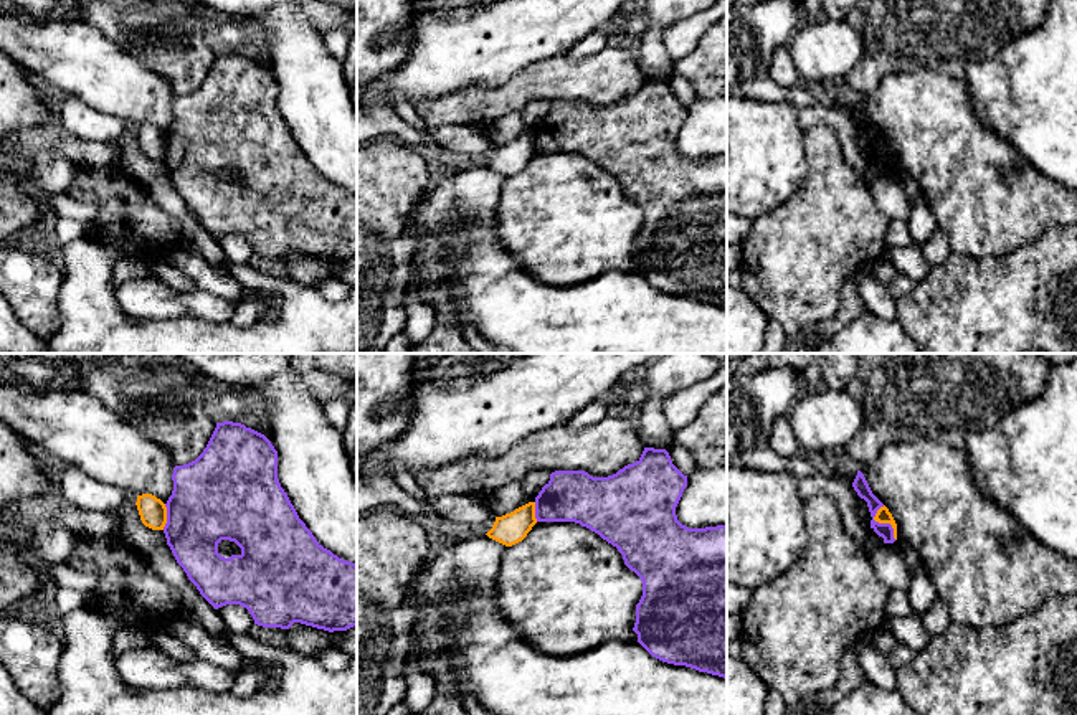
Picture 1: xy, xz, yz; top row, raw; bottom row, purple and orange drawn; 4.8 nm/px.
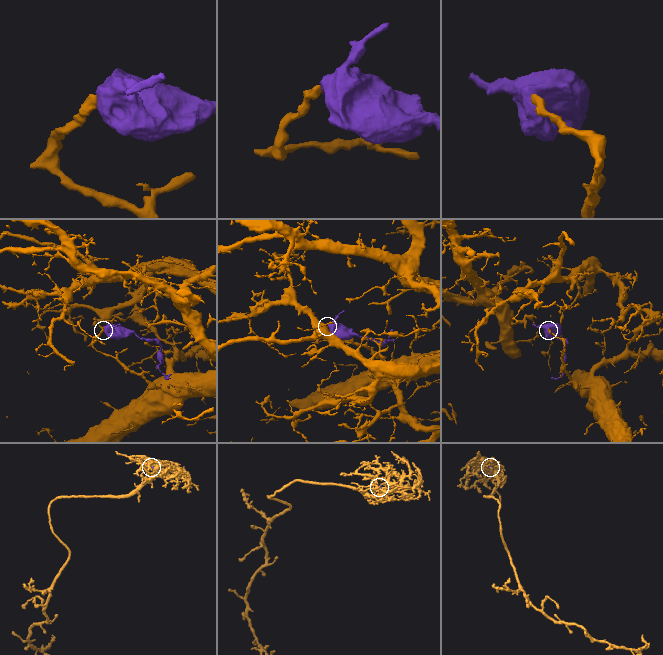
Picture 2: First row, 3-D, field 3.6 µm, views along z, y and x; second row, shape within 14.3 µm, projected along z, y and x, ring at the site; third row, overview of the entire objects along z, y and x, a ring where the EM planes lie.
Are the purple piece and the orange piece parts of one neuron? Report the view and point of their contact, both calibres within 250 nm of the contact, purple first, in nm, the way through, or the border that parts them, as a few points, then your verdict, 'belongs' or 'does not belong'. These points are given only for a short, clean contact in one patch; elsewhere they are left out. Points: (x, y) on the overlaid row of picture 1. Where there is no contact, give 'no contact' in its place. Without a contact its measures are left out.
meets purple in yz at (882, 524); 70 nm thick on the purple side, 70 nm on the other; does not belong

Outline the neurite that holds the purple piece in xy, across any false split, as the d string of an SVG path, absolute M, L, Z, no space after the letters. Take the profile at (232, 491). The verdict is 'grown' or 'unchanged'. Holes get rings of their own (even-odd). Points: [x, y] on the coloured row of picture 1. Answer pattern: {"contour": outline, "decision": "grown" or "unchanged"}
{"contour": "M223 421L192 462L175 466L173 490L168 497L164 533L177 563L200 594L215 608L240 604L249 611L254 624L289 629L294 623L329 632L357 626L357 565L324 548L306 523L278 479L278 451L271 441L241 423ZM221 540L235 542L240 555L225 558L218 553Z", "decision": "unchanged"}

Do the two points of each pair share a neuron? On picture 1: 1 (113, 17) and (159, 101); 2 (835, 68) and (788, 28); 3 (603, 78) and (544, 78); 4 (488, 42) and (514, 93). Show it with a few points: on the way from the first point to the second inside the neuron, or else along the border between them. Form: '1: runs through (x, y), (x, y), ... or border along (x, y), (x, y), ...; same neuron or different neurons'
1: border along (108, 37), (170, 83); different neurons
2: border along (808, 18), (787, 43); different neurons
3: runs through (588, 78), (559, 78); same neuron
4: border along (540, 60), (524, 66), (499, 85), (469, 86); different neurons

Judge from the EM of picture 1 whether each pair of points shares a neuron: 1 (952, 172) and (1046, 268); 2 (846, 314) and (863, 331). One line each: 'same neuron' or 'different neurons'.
1: different neurons
2: different neurons

